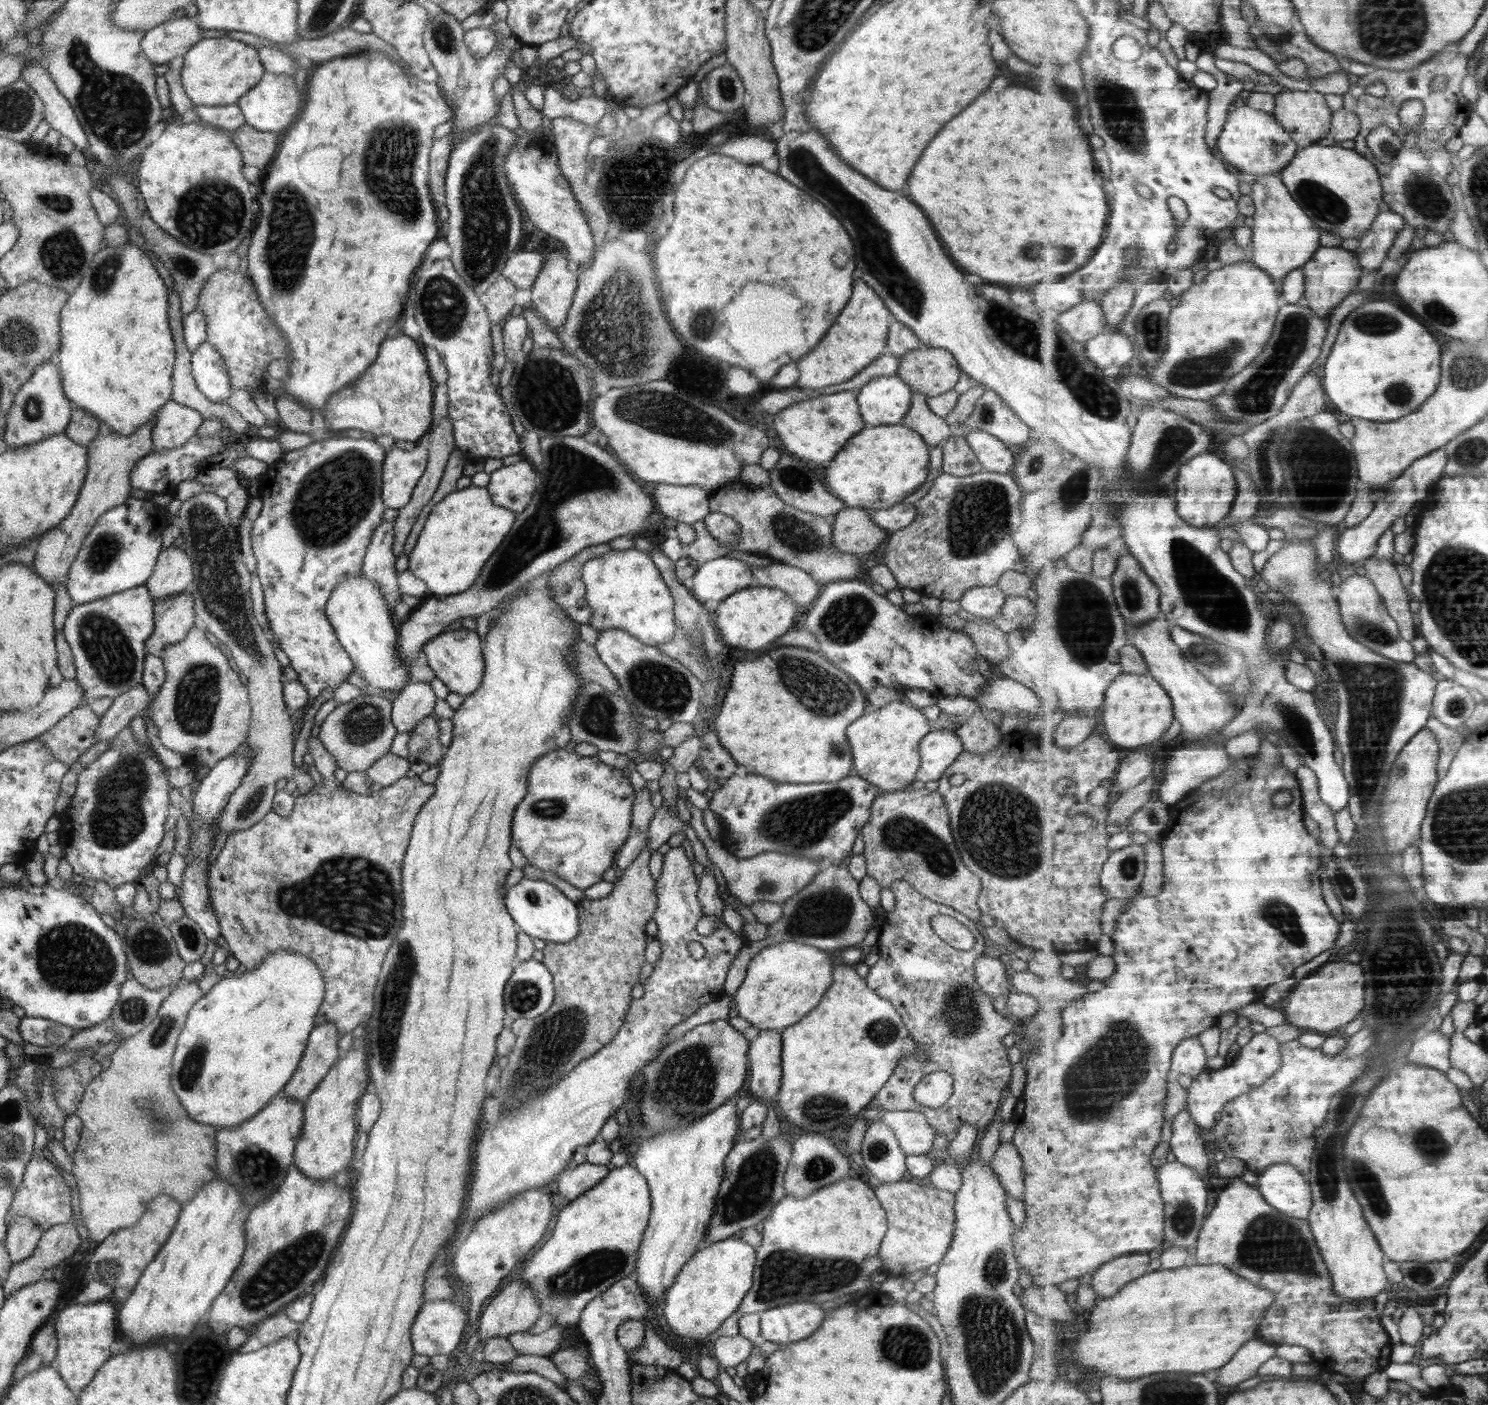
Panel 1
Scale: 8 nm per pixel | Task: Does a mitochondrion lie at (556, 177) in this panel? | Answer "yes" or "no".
no

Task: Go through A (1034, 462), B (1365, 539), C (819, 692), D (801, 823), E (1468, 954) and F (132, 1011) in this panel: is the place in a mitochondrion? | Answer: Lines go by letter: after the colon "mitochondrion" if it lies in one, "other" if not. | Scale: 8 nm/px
A: mitochondrion
B: other
C: mitochondrion
D: mitochondrion
E: other
F: mitochondrion

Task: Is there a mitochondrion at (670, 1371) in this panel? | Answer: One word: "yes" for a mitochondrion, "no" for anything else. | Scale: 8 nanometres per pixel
no

